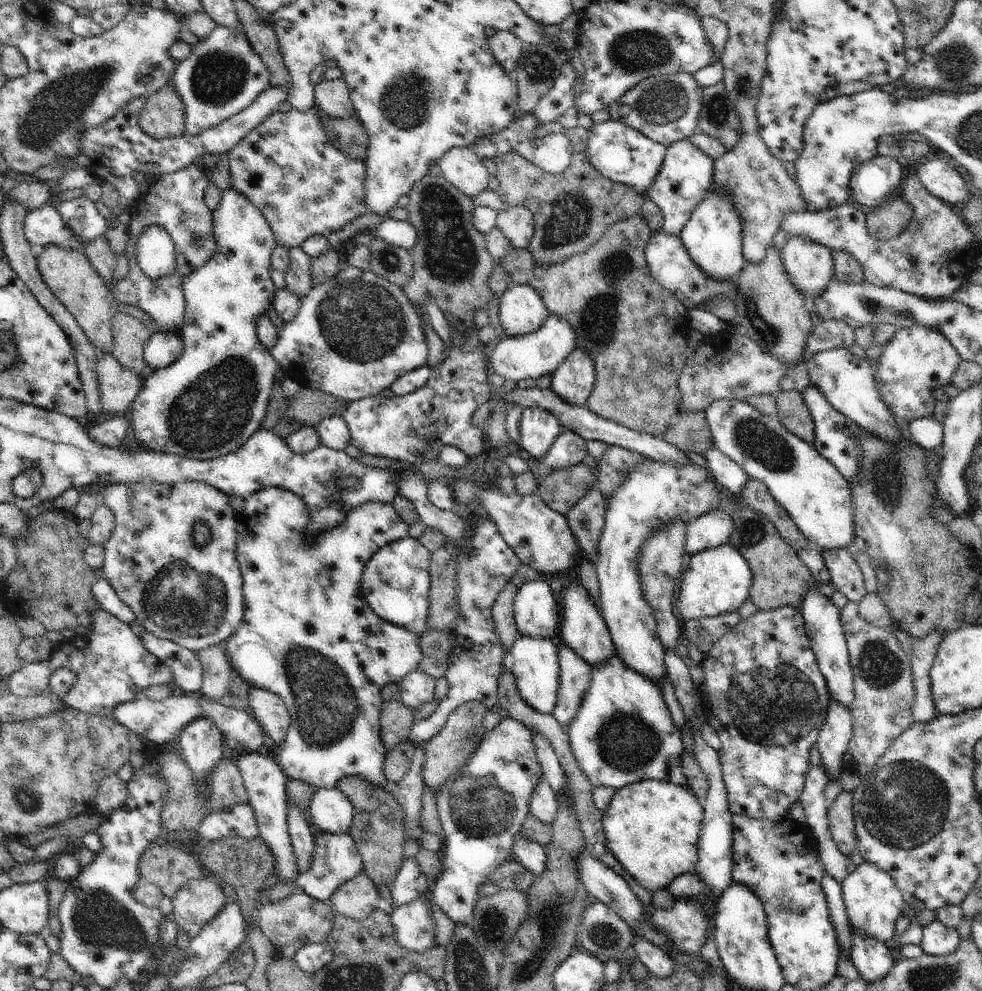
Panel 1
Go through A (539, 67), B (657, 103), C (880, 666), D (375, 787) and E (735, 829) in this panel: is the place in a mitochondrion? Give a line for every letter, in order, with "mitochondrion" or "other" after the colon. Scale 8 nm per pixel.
A: mitochondrion
B: mitochondrion
C: mitochondrion
D: other
E: other

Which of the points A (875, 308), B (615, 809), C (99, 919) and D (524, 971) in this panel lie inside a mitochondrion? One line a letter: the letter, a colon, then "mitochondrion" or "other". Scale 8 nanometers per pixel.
A: mitochondrion
B: other
C: mitochondrion
D: mitochondrion

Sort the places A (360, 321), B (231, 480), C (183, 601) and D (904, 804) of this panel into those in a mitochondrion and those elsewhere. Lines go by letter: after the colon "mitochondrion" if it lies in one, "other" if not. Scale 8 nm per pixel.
A: mitochondrion
B: other
C: mitochondrion
D: mitochondrion

